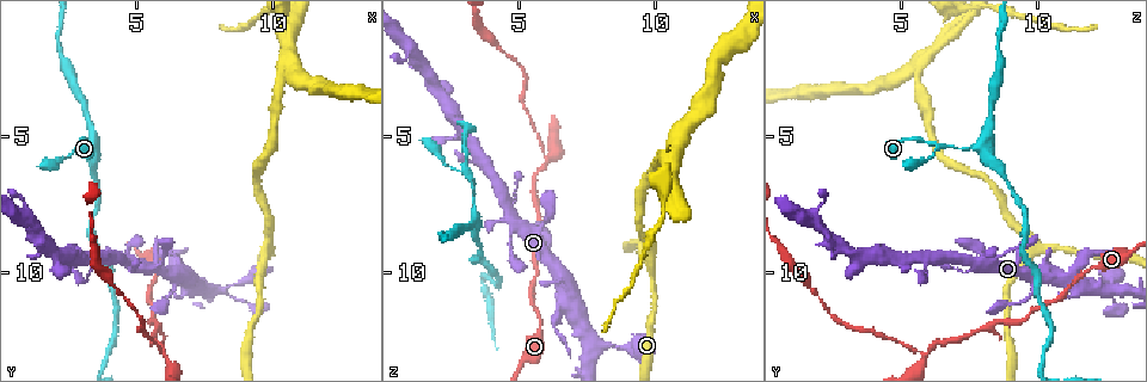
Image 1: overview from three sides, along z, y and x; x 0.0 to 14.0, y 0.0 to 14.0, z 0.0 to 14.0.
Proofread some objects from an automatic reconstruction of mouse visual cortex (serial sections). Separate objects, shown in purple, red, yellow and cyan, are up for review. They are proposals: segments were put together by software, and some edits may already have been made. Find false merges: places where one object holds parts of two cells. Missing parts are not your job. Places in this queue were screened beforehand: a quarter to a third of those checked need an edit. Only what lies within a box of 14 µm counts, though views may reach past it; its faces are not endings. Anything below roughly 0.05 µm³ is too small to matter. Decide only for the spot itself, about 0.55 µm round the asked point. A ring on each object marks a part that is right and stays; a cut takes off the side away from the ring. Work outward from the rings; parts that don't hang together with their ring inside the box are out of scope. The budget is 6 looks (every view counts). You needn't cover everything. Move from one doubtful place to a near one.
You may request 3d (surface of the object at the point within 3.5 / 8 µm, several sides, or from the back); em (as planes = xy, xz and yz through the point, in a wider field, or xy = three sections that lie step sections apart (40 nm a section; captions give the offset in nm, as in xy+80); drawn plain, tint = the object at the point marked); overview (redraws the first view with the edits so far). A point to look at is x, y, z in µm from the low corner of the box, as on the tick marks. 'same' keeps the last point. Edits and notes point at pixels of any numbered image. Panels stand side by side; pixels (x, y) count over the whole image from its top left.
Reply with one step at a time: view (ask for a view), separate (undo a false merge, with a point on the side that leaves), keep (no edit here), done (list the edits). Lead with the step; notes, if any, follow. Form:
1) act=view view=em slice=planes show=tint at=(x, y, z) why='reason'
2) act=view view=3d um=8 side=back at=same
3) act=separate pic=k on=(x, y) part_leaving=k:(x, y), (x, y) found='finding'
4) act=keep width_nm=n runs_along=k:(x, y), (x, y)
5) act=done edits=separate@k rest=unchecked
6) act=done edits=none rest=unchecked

act=view view=3d um=8 at=(8.6, 10.9, 12.7) why='narrows sharply'

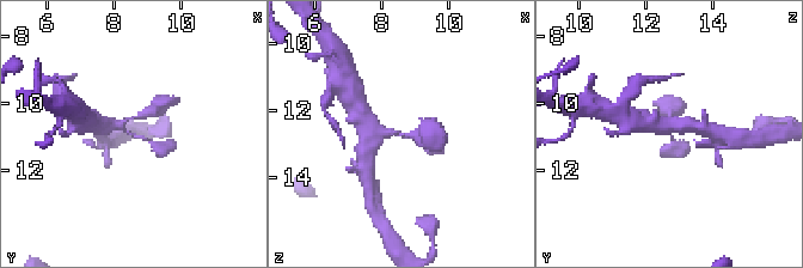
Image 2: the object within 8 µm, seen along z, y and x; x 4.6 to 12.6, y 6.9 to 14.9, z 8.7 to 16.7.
act=view view=3d um=3.5 at=(8.6, 11.0, 12.8) why='zoom in'

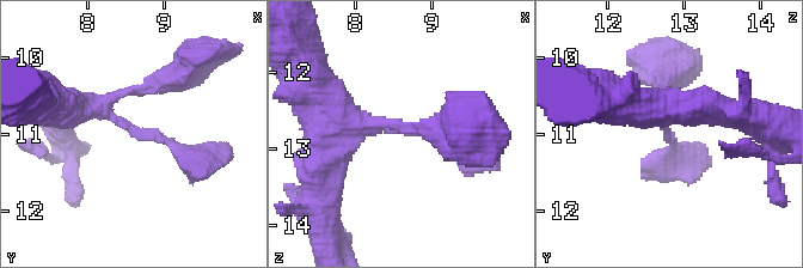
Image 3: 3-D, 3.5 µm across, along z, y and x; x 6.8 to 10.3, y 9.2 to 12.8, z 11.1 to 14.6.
act=view view=em slice=xy step=1 show=tint at=(8.60, 11.00, 12.75)

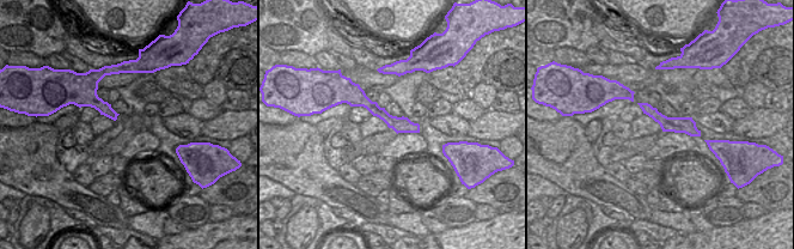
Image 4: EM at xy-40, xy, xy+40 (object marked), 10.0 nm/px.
act=keep width_nm=170 runs_along=4:(348, 98), (416, 129) found='continuous, no second cell'

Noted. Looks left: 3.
act=view view=3d um=3.5 at=(3.1, 5.4, 6.3) why='a fork'

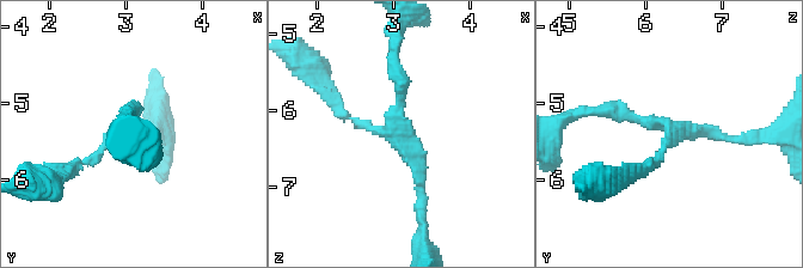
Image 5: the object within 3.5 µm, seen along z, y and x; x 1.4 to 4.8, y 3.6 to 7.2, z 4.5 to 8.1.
act=view view=em slice=planes show=tint at=(3.00, 5.35, 6.35) arms=3 arm_widths_nm=100,150,200 why='need the tissue'

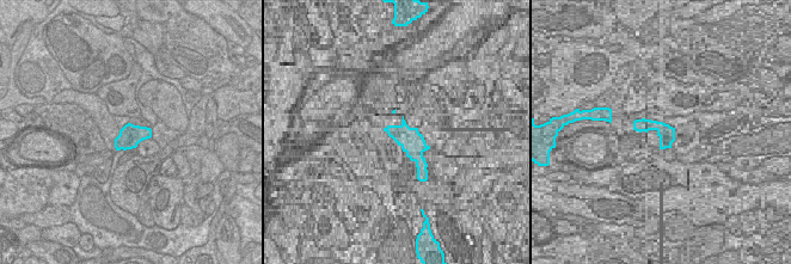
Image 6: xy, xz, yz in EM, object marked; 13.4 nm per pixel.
act=view view=em slice=xy step=2 show=tint at=same why='cut it another way'

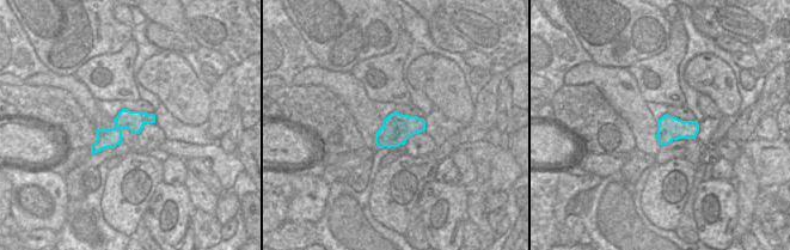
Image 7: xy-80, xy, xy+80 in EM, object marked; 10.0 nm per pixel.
act=keep width_nm=300 runs_along=5:(393, 66), (420, 207) found='continuous, no second cell'

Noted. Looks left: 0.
act=done edits=none rest=unchecked

